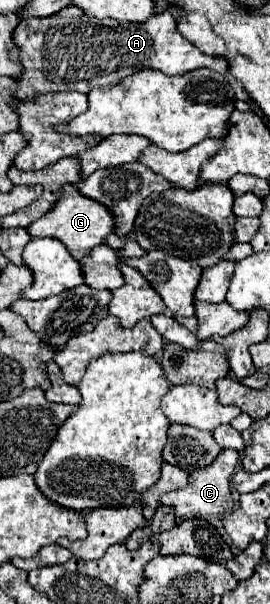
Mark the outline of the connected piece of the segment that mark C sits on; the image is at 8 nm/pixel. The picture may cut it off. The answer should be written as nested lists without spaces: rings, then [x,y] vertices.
[[[221,449],[221,453],[213,459],[211,465],[197,469],[195,473],[189,475],[187,487],[171,491],[161,495],[161,503],[169,505],[175,509],[175,517],[177,521],[181,521],[183,517],[195,517],[195,515],[223,515],[229,513],[235,507],[235,501],[231,497],[231,477],[237,469],[237,461],[239,461],[239,453],[235,449]]]

